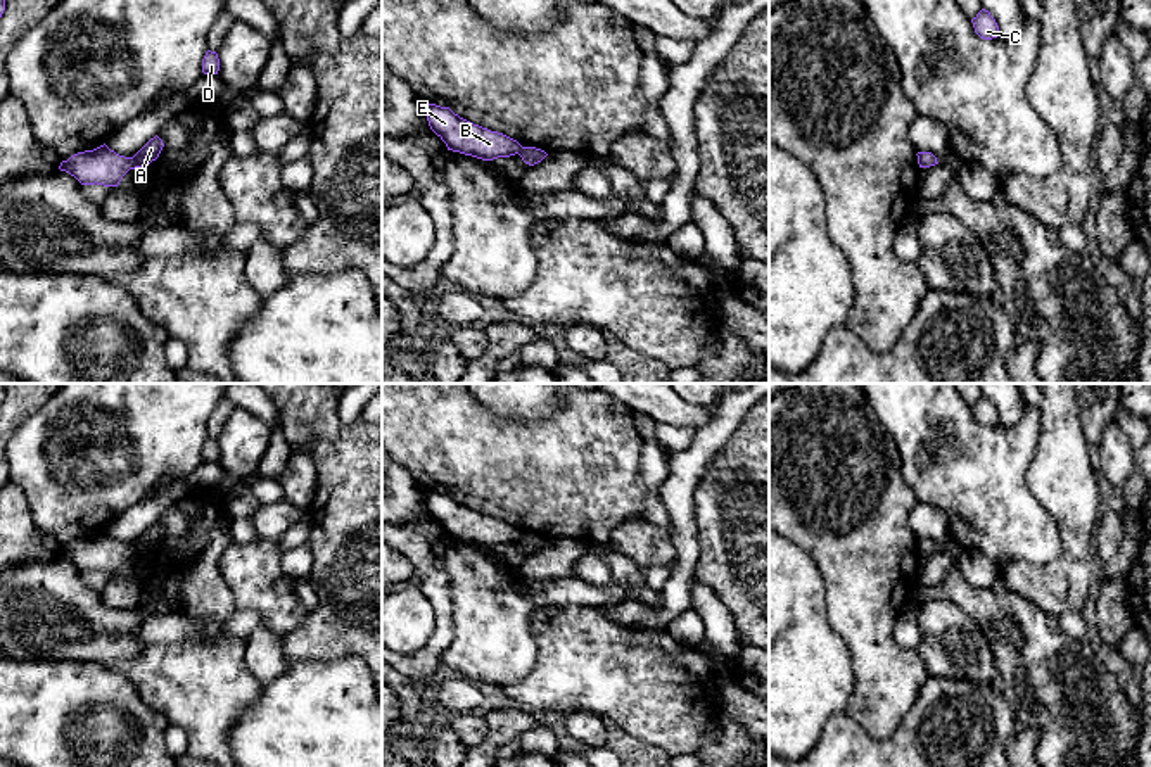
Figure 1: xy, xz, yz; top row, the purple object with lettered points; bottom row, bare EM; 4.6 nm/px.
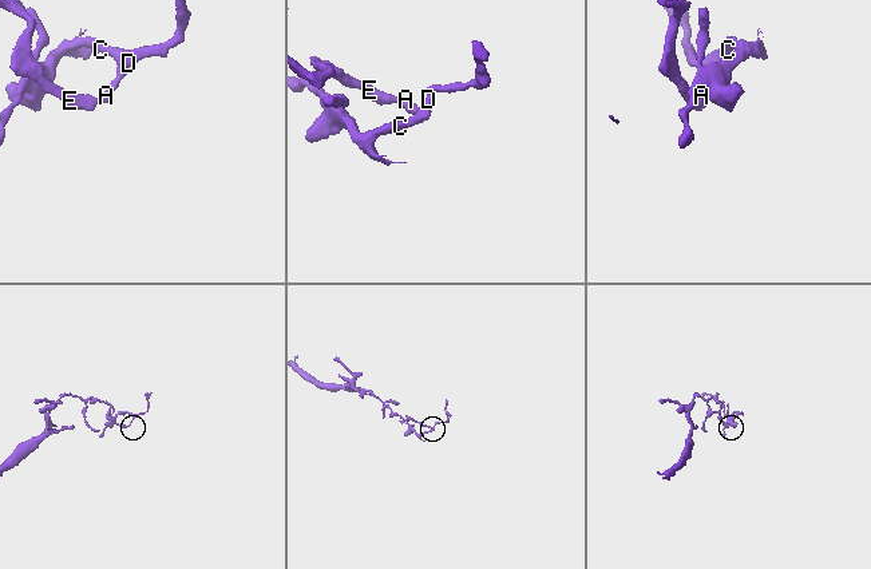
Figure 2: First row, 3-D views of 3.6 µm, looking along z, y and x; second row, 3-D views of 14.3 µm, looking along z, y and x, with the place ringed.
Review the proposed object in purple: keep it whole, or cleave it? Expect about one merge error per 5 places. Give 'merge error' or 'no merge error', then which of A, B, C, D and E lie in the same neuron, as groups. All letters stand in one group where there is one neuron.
merge error | A C D / B E

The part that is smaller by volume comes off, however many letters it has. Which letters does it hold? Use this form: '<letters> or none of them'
A, C, D

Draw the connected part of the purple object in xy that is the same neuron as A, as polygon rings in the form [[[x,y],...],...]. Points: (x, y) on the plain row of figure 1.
[[[156,522],[150,525],[131,546],[135,549],[135,555],[145,555],[152,548],[156,548],[162,537],[164,530],[162,527]]]

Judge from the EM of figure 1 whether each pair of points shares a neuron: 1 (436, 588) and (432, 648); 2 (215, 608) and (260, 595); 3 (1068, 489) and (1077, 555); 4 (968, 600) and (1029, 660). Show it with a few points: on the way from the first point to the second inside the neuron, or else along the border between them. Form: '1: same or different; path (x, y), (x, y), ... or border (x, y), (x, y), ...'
1: same; path (441, 603), (443, 633)
2: different; border (220, 565), (222, 577), (239, 608)
3: same; path (1075, 505), (1077, 539)
4: same; path (985, 610), (1018, 643)

